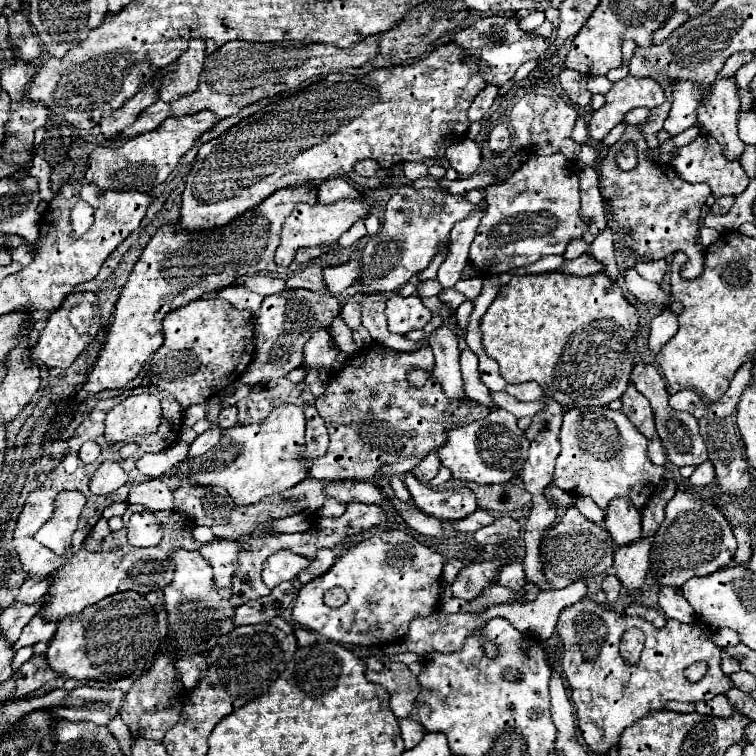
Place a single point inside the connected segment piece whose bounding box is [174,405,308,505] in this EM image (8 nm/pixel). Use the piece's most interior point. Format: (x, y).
(251, 461)

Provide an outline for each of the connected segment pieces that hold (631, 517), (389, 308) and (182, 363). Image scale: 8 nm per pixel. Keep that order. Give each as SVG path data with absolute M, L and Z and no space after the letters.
M616 497L610 501L604 525L610 531L616 545L628 545L642 537L642 525L640 525L640 511L628 501L628 497Z
M392 295L386 305L386 317L390 333L406 335L412 329L422 329L430 321L430 311L422 305L422 301L416 295Z
M196 299L190 301L184 309L176 309L176 313L168 313L164 319L164 345L154 353L154 359L148 361L148 381L166 389L174 395L184 409L196 403L204 403L230 383L234 383L248 367L254 357L254 323L252 311L238 311L228 301L220 299Z

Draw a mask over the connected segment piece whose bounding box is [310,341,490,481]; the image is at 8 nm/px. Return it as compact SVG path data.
M372 341L362 355L350 359L342 371L330 381L324 397L316 399L316 409L326 421L330 445L322 459L314 461L310 475L320 481L342 479L376 479L404 475L412 471L428 453L438 451L446 443L446 433L456 425L468 425L484 419L490 409L466 401L448 403L436 377L428 377L422 387L408 383L410 369L434 369L432 347L414 353L394 351Z

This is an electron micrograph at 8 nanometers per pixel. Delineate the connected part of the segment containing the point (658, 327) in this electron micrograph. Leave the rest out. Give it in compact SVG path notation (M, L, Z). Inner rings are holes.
M668 309L660 311L650 326L649 348L652 355L658 355L660 349L676 335L678 330L678 321L674 314Z

